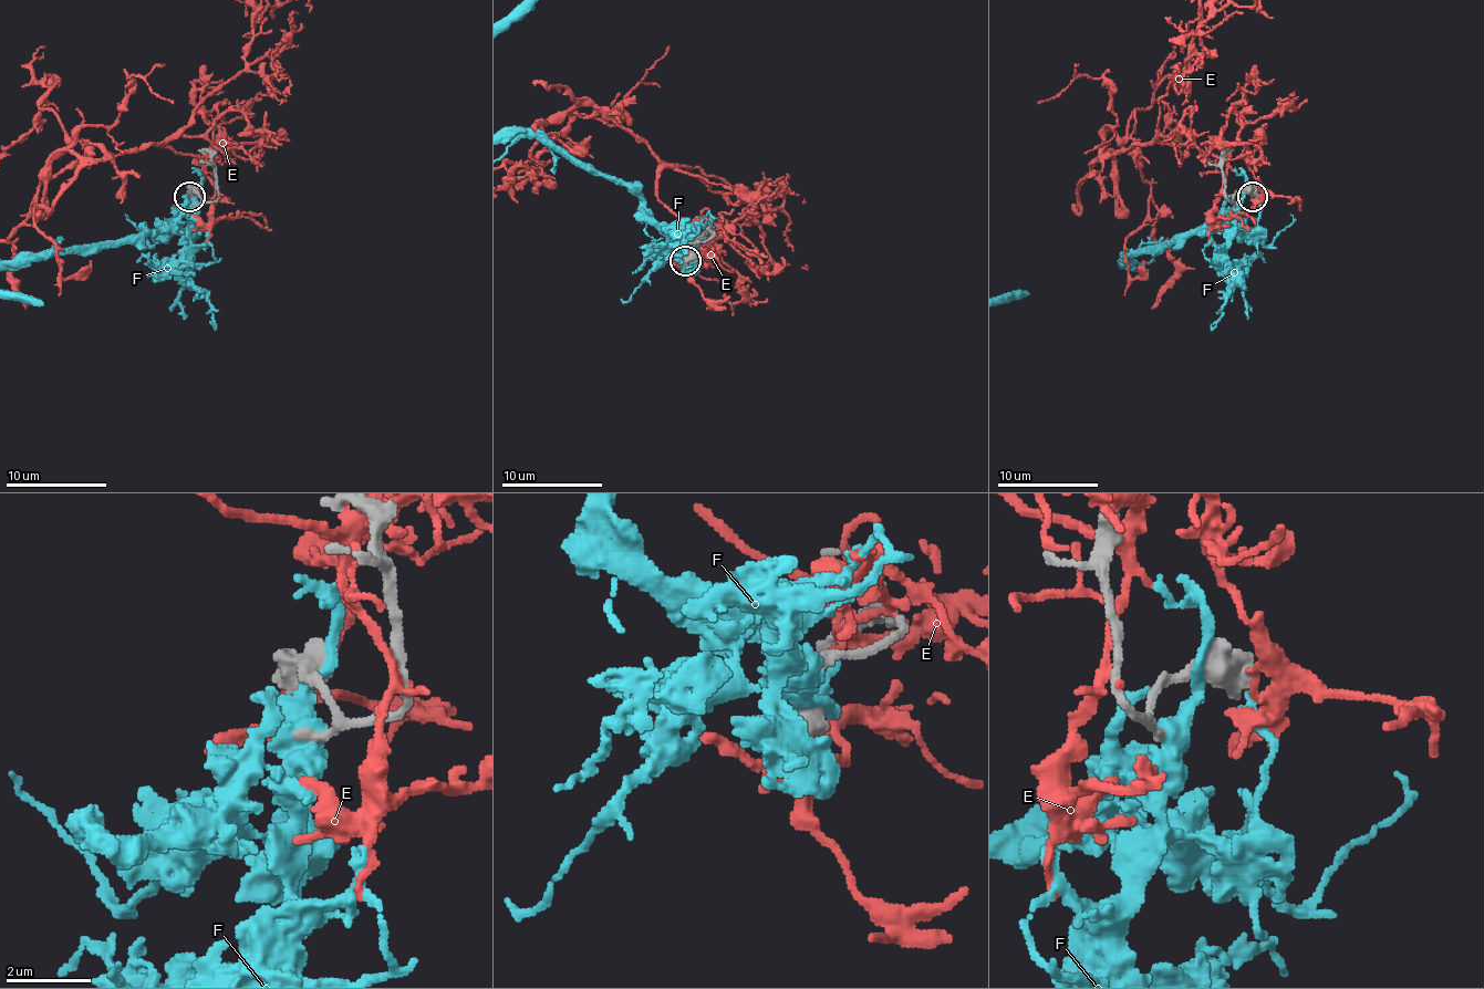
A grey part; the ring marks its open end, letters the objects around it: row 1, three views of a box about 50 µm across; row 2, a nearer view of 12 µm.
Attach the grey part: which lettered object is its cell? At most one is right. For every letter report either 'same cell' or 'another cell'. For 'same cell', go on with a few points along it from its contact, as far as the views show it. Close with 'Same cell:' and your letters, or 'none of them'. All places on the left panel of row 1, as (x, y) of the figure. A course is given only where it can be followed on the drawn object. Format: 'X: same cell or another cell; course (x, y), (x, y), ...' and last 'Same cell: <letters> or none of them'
E: another cell
F: another cell
Same cell: none of them

